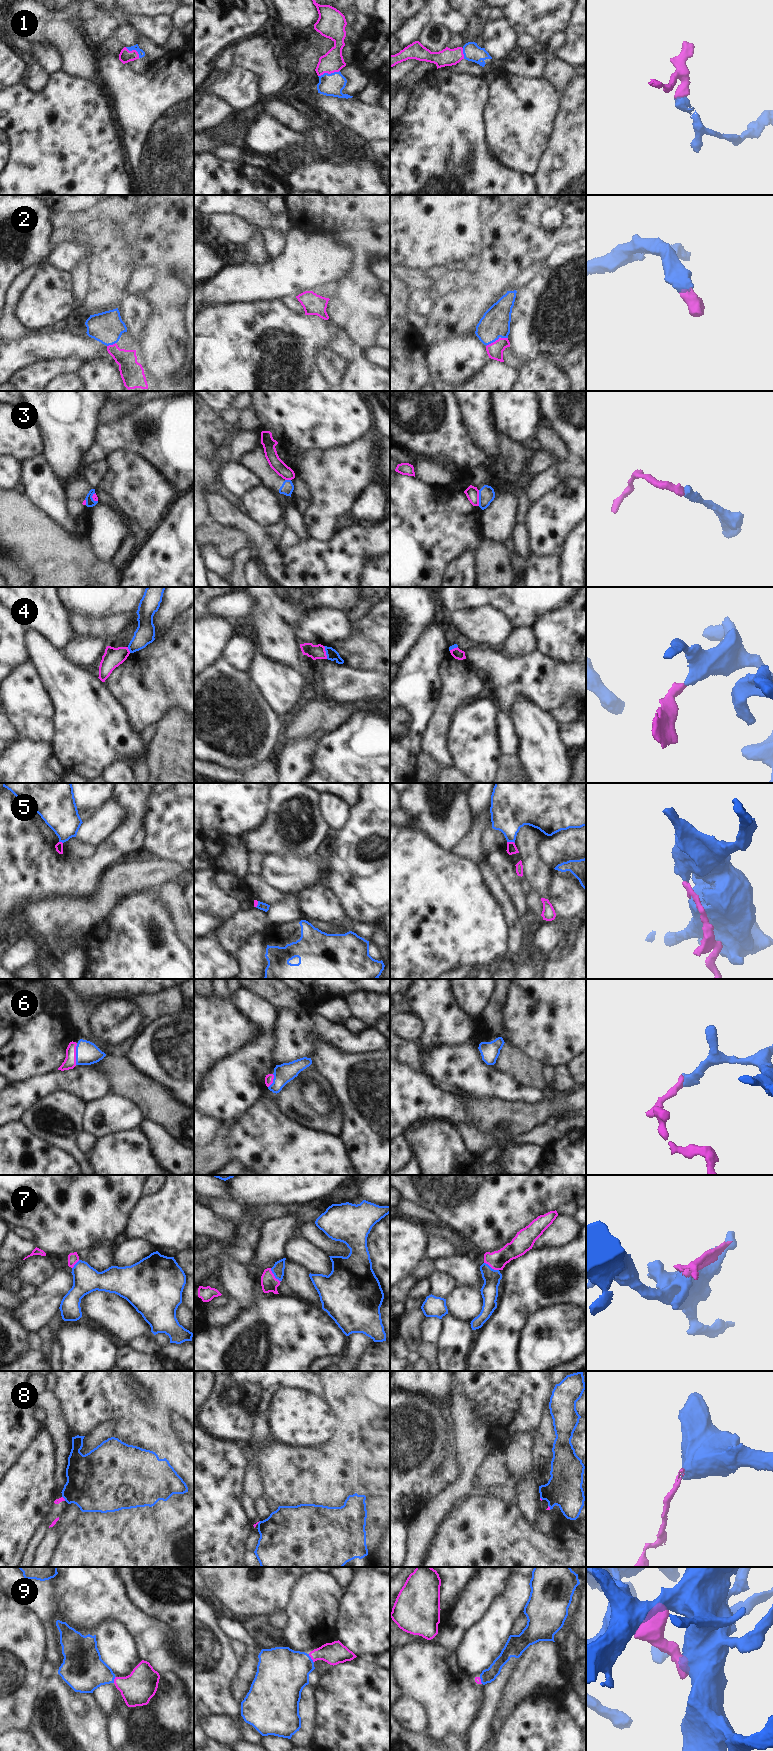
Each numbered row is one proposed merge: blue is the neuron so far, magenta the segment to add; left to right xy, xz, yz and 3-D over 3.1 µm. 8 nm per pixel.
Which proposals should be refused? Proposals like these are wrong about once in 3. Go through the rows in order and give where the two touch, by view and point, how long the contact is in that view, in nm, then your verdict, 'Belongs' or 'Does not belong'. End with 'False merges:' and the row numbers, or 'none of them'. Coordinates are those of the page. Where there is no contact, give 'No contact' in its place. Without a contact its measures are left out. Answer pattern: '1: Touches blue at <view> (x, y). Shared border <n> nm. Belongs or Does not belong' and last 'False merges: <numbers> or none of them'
1: Touches blue at xz (327, 73). Shared border 180 nm. Belongs
2: Touches blue at yz (492, 342). Shared border 130 nm. Belongs
3: Touches blue at yz (479, 498). Shared border 130 nm. Does not belong
4: Touches blue at xz (326, 652). Shared border 110 nm. Does not belong
5: Touches blue at yz (511, 841). Shared border 70 nm. Does not belong
6: Touches blue at xy (76, 1054). Shared border 180 nm. Belongs
7: Touches blue at xz (274, 1275). Shared border 140 nm. Belongs
8: Touches blue at xy (63, 1497). Shared border 50 nm. Does not belong
9: Touches blue at xz (310, 1658). Shared border 80 nm. Belongs
False merges: 3, 4, 5, 8.

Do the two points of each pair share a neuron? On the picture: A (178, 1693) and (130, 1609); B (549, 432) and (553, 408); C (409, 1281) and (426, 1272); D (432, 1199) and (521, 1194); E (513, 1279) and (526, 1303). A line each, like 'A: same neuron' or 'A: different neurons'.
A: different neurons
B: different neurons
C: same neuron
D: same neuron
E: same neuron

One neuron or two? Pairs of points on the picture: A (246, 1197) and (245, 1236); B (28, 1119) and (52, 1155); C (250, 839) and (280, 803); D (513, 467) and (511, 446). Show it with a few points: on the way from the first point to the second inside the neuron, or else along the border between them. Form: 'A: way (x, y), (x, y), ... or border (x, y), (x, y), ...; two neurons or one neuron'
A: border (269, 1203), (246, 1204), (244, 1206); two neurons
B: border (23, 1123), (34, 1135), (61, 1150); two neurons
C: way (261, 836), (279, 818), (280, 814); one neuron
D: way (513, 462), (513, 451); one neuron

